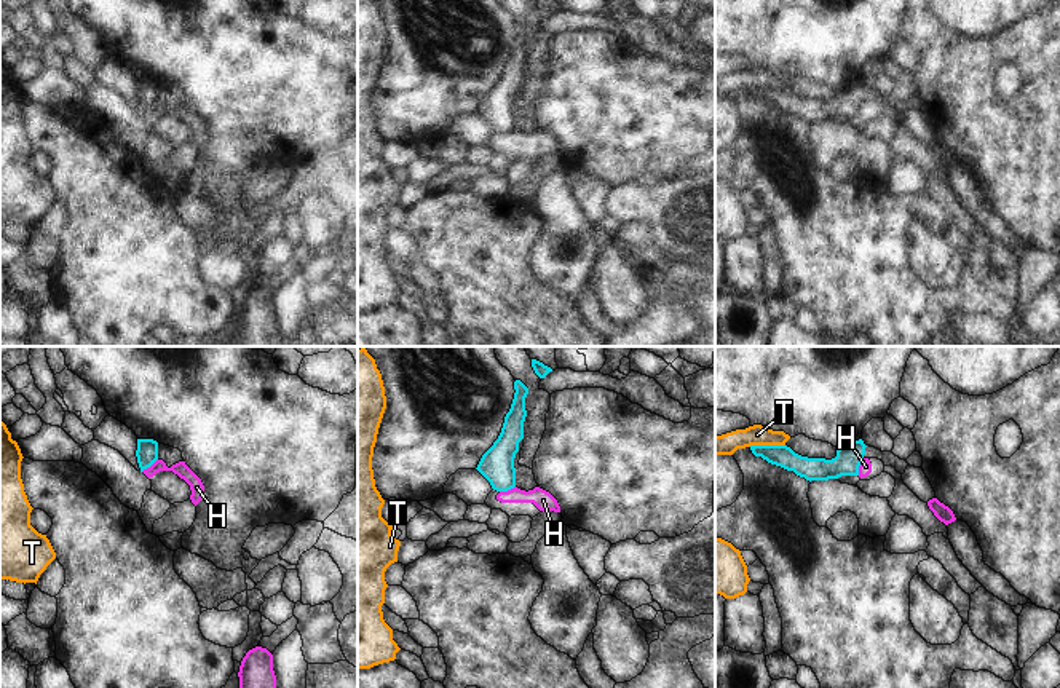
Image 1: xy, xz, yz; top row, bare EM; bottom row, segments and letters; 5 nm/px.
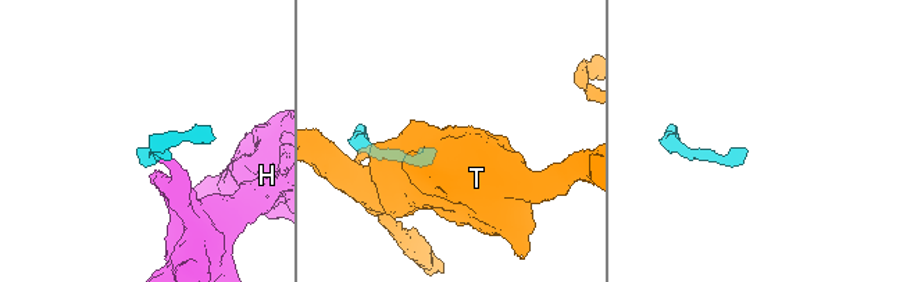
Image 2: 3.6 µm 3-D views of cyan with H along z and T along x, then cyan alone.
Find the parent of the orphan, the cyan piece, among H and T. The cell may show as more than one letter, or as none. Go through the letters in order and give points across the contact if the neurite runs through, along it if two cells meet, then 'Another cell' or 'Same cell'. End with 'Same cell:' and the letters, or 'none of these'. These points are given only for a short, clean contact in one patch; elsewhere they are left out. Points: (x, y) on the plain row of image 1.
H: Boundary: yz (864, 101), (858, 117). Another cell
T: Boundary: yz (784, 86), (749, 88). Another cell
Same cell: none of these

